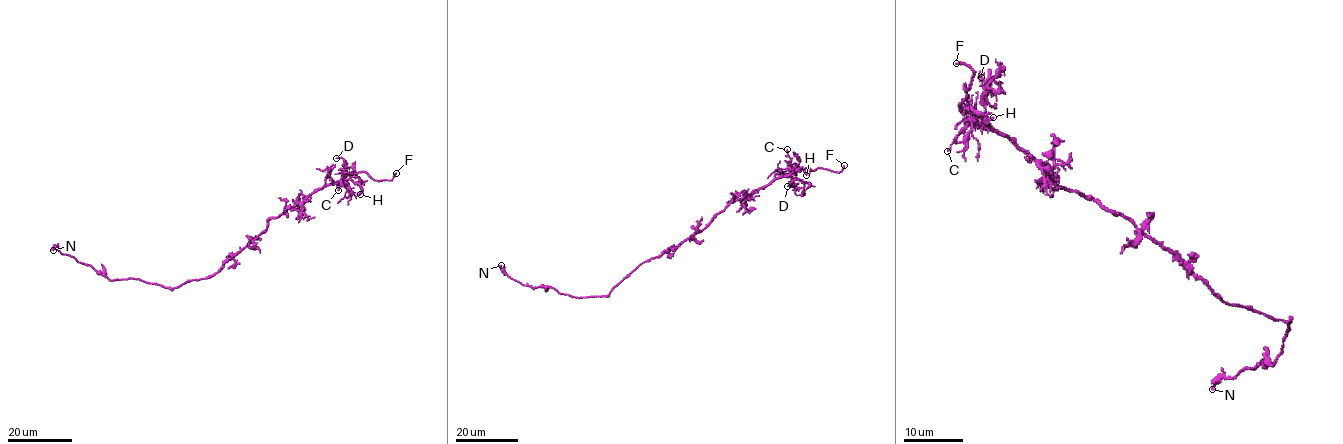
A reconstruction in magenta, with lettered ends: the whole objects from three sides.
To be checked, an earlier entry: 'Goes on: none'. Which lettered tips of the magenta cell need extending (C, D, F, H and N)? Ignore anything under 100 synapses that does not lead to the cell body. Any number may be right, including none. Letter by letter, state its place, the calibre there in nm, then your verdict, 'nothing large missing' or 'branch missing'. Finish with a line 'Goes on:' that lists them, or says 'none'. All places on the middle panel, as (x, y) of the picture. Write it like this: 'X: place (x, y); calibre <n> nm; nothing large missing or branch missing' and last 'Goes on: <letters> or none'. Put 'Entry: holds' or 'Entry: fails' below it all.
C: place (787, 149); calibre 170 nm; nothing large missing
D: place (787, 186); calibre 170 nm; nothing large missing
F: place (844, 165); calibre 280 nm; branch missing
H: place (806, 175); calibre 240 nm; nothing large missing
N: place (501, 265); calibre 150 nm; nothing large missing
Goes on: F
Entry: fails

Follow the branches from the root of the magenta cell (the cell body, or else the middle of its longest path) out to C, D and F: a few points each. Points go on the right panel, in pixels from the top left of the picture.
C: (1177, 256), (1123, 216), (1060, 187), (1042, 162), (980, 116), (972, 117), (947, 151)
D: (1177, 256), (1123, 216), (1060, 187), (1042, 162), (996, 132), (986, 114), (988, 83), (980, 71), (981, 77)
F: (1177, 256), (1123, 216), (1060, 187), (1042, 162), (960, 105), (973, 74), (956, 63)

